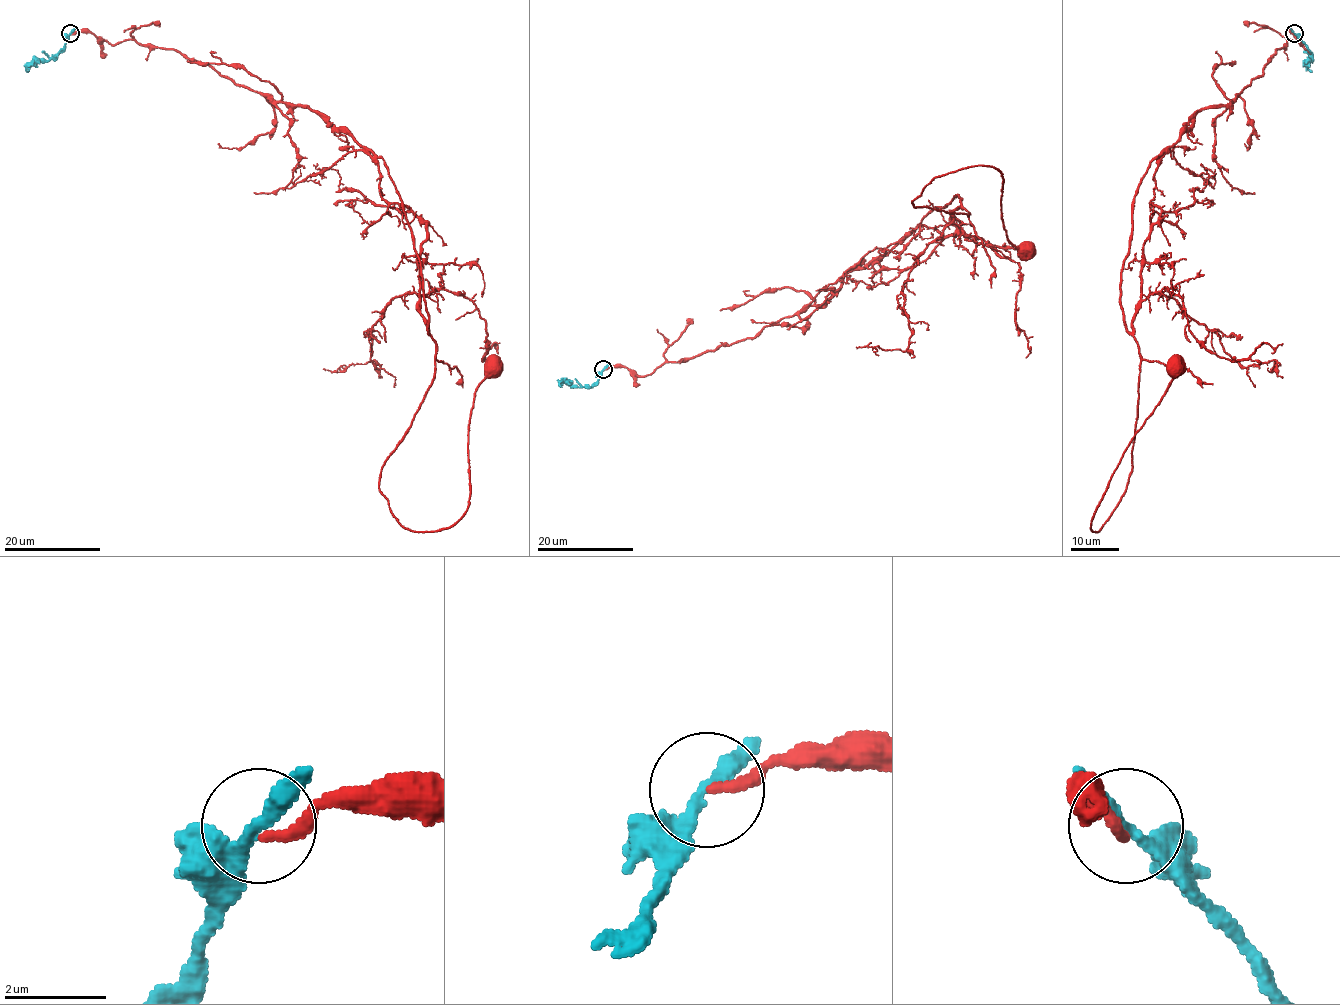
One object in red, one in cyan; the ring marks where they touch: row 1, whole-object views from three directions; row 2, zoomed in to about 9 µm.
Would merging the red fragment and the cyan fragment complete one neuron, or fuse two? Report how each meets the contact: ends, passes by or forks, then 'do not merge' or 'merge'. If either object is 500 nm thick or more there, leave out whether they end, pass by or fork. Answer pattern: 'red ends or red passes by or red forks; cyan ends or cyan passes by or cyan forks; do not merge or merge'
red ends; cyan passes by; do not merge

